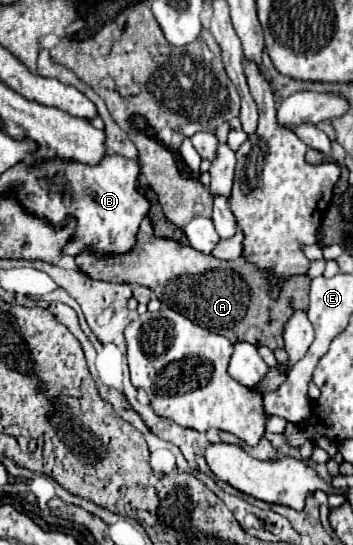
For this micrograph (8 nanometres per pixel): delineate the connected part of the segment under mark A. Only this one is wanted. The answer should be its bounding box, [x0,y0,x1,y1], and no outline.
[76,218,310,350]

